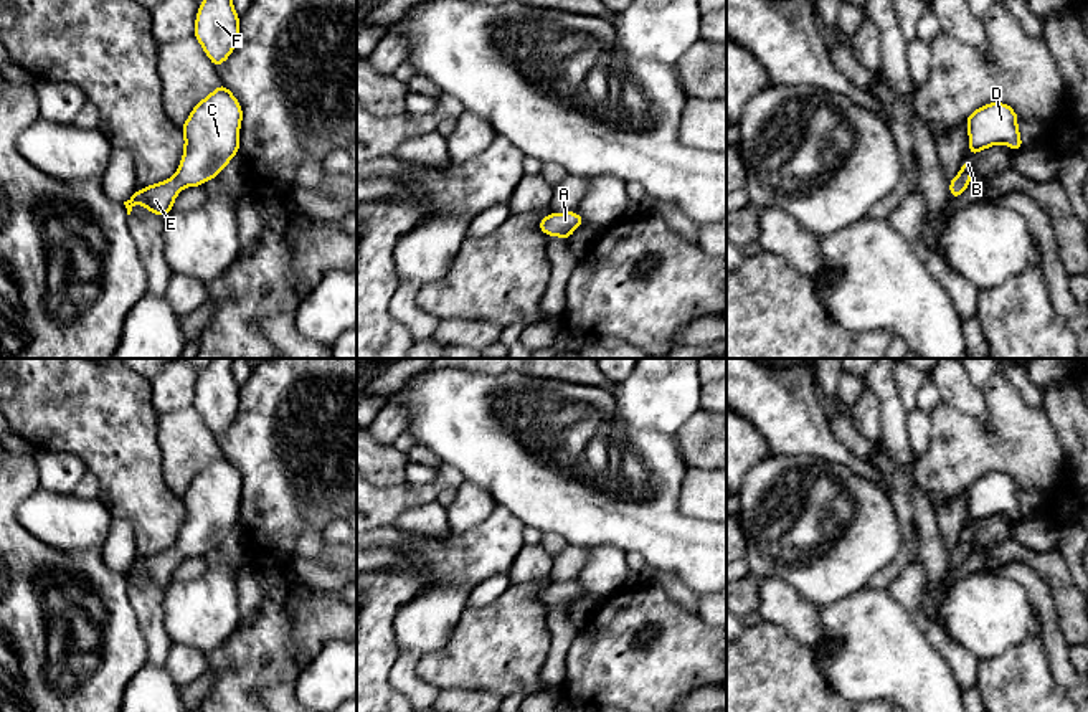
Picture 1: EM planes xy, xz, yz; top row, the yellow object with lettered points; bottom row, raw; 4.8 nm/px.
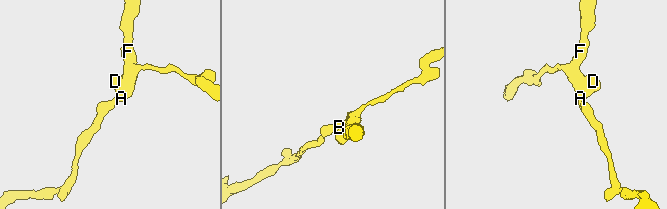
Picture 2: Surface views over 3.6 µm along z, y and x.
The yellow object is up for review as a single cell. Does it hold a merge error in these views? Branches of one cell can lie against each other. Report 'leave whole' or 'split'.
leave whole

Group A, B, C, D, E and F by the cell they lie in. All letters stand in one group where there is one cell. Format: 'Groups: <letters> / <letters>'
Groups: A B C D E F

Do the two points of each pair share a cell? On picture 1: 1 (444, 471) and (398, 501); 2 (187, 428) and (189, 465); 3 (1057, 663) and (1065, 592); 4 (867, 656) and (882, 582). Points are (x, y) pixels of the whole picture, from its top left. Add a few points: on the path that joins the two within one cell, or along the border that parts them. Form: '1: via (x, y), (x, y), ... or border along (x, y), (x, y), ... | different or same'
1: via (438, 484), (430, 493), (411, 496) | same
2: via (187, 436), (187, 456) | same
3: border along (1050, 592), (1055, 623), (1070, 646) | different
4: border along (865, 587), (887, 588) | different

